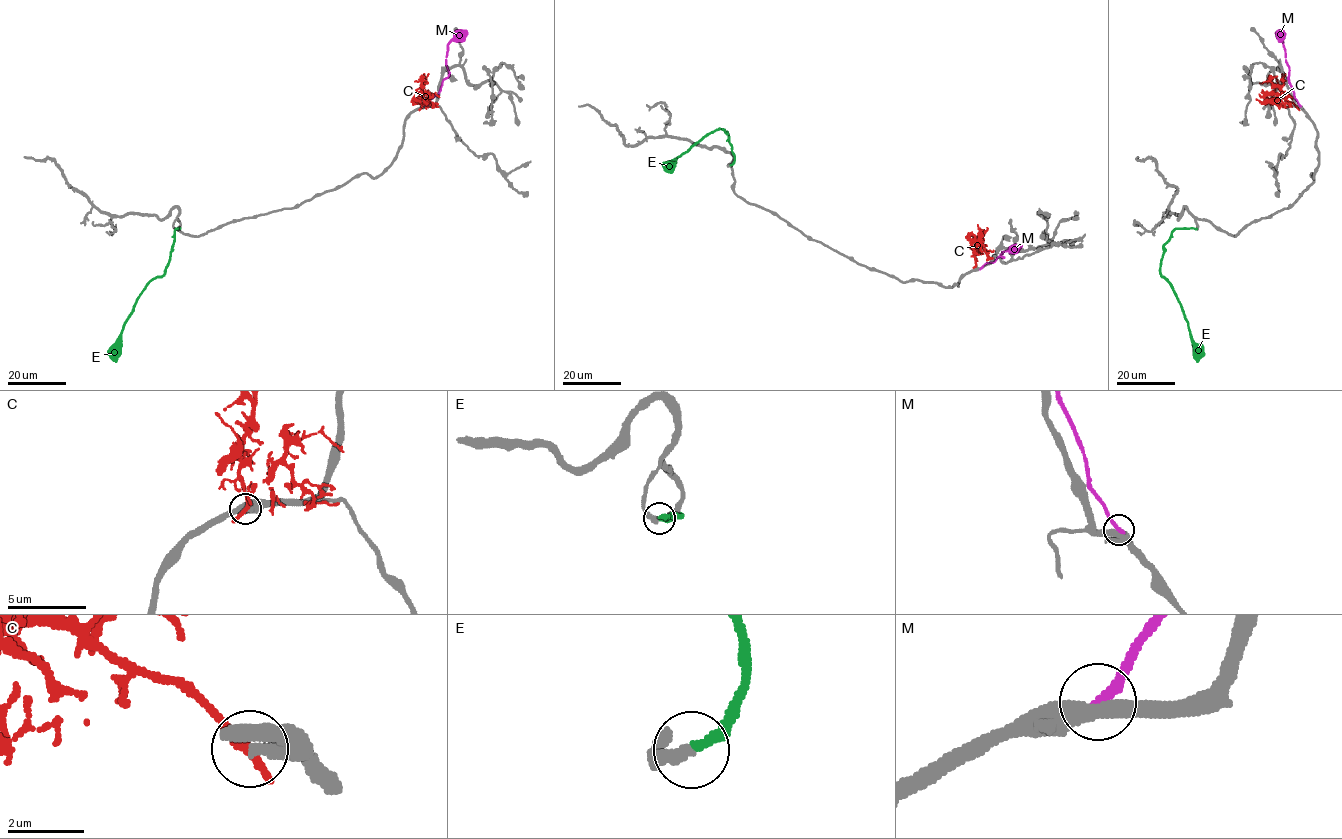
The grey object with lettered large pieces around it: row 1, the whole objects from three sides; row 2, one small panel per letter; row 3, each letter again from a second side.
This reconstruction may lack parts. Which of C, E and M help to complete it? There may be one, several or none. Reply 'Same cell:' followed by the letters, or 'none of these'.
Same cell: E

